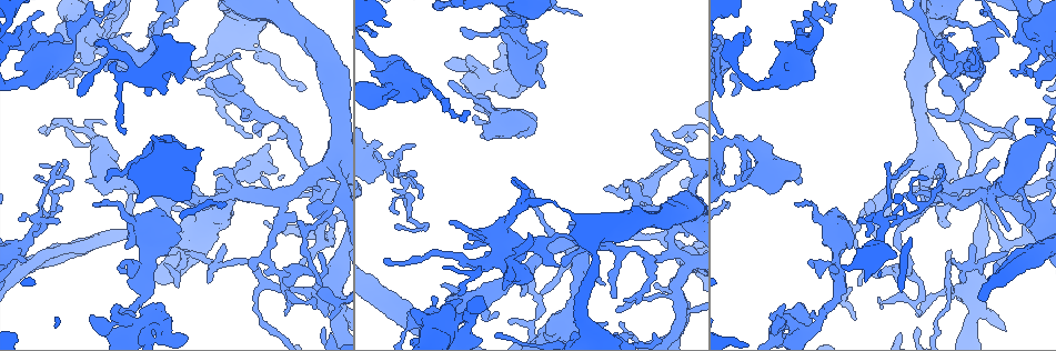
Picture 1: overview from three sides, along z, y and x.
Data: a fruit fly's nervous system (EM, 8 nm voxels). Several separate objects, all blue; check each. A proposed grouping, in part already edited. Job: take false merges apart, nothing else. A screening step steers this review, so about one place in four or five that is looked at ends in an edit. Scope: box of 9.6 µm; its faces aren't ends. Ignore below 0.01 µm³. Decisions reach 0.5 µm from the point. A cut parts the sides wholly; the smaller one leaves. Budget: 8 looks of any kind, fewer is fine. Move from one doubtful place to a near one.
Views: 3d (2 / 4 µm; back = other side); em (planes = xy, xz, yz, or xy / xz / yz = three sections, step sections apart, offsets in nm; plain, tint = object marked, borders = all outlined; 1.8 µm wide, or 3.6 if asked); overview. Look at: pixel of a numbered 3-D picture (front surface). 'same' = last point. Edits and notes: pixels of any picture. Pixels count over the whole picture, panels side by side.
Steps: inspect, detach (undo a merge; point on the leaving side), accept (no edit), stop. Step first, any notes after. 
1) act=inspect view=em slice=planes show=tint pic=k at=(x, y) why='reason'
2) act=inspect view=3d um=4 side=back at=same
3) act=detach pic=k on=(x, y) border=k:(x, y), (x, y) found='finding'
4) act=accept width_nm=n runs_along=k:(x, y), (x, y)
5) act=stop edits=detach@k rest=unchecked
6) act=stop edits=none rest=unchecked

act=inspect view=em slice=planes show=tint pic=1 at=(97, 142)

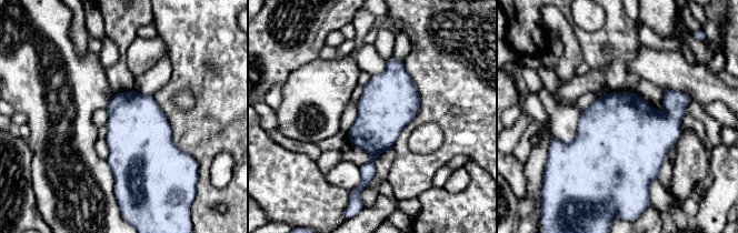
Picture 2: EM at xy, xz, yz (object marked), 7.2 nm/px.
act=accept found='continuous, no second neuron'

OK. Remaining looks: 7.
act=inspect view=em slice=xy step=16 show=tint pic=1 at=(398, 314)

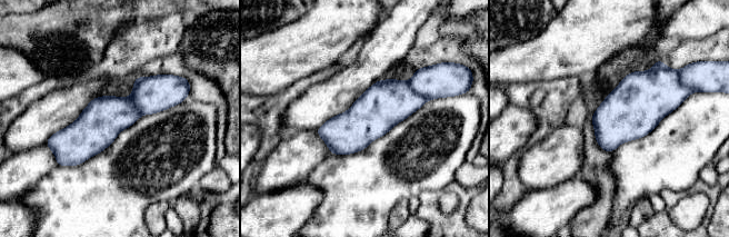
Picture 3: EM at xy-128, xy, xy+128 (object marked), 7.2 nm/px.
act=inspect view=em slice=planes show=tint at=same why='another direction'

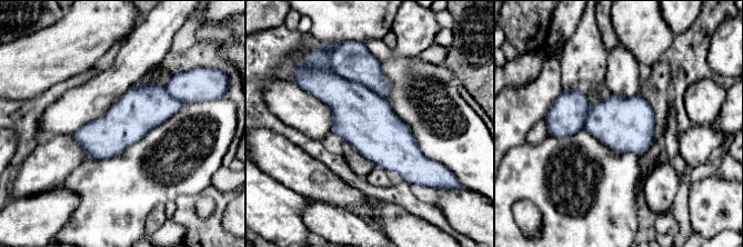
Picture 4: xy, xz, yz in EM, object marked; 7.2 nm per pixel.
act=detach pic=4 on=(352, 60) border=4:(323, 63), (384, 98) found='two neurons meet here'

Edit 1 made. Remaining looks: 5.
act=inspect view=em um=3.6 slice=planes show=tint pic=1 at=(443, 319) why='sharp bend'

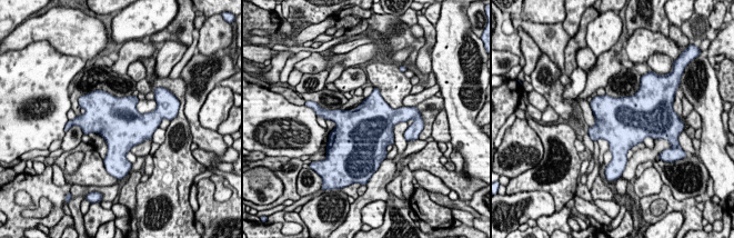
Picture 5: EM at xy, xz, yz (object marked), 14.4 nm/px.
act=accept found='all the same neuron'

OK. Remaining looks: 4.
act=stop edits=detach@4 rest=unchecked

